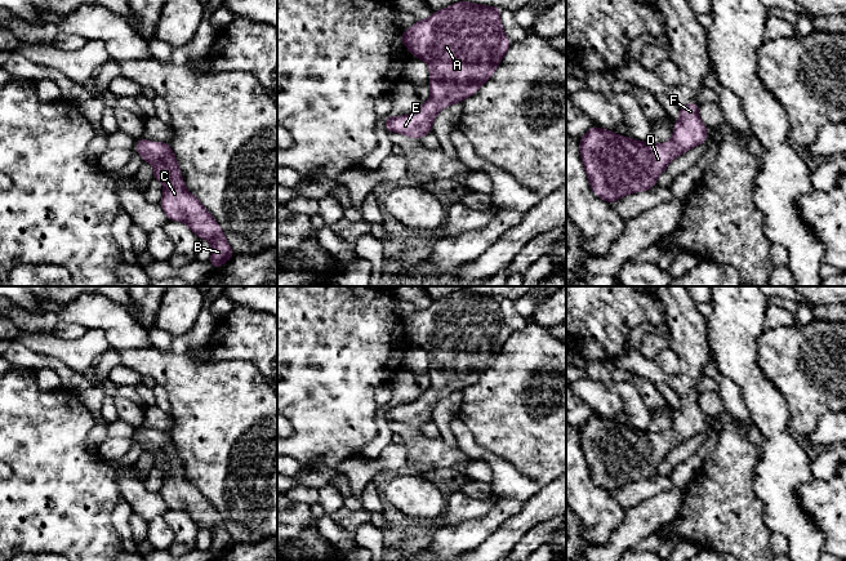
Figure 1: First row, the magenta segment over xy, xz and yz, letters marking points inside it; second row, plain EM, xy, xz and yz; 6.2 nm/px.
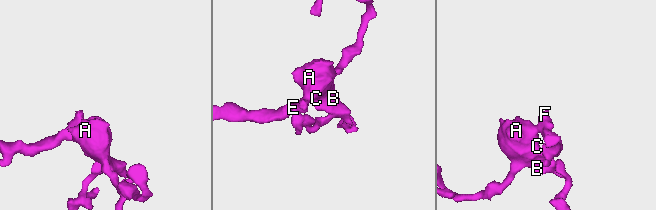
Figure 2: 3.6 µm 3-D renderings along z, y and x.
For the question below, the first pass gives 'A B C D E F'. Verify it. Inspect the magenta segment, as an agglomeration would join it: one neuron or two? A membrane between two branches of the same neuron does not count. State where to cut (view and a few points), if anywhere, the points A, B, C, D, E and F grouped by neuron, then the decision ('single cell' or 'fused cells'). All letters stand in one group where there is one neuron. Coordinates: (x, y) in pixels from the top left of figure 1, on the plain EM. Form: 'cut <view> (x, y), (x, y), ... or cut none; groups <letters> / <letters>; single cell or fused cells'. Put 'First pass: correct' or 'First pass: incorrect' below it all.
cut none; groups A B C D E F; single cell
First pass: correct

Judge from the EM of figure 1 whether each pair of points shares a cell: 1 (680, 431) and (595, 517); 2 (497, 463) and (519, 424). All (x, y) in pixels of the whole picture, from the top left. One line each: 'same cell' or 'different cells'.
1: different cells
2: different cells

